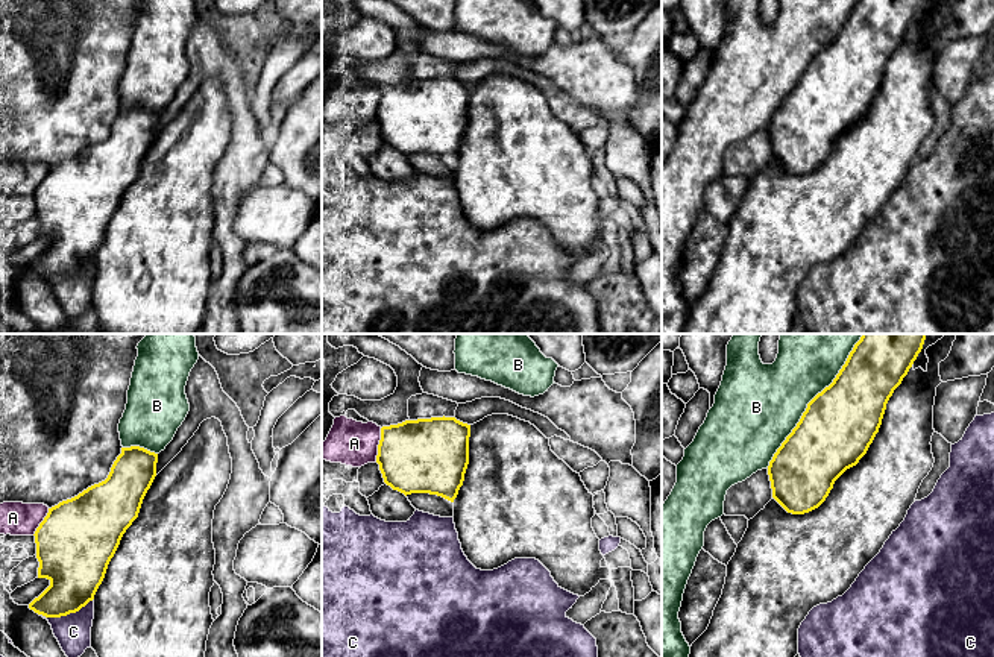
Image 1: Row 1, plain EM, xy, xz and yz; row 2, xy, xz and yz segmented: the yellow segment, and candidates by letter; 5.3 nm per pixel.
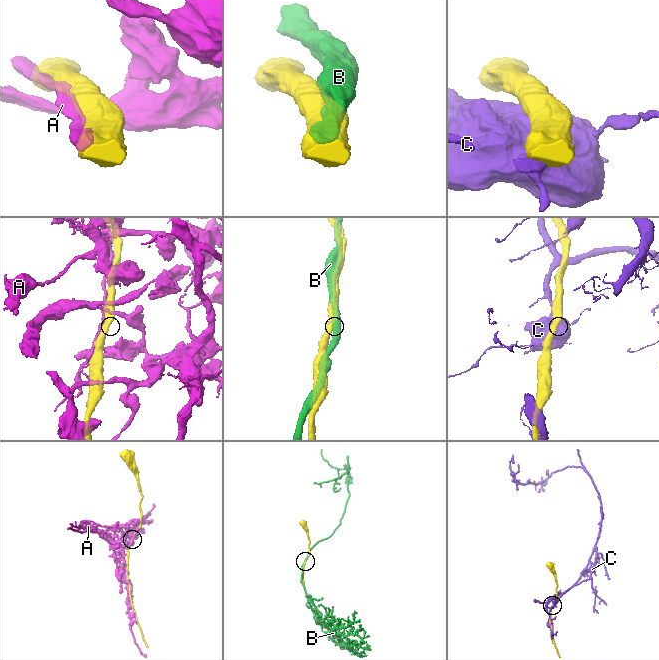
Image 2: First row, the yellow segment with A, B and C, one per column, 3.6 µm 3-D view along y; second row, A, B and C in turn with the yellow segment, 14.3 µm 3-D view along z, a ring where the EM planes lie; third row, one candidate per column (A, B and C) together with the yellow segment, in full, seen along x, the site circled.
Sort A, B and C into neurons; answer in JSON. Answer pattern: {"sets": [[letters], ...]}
{"sets": [["A"], ["B"], ["C"]]}

